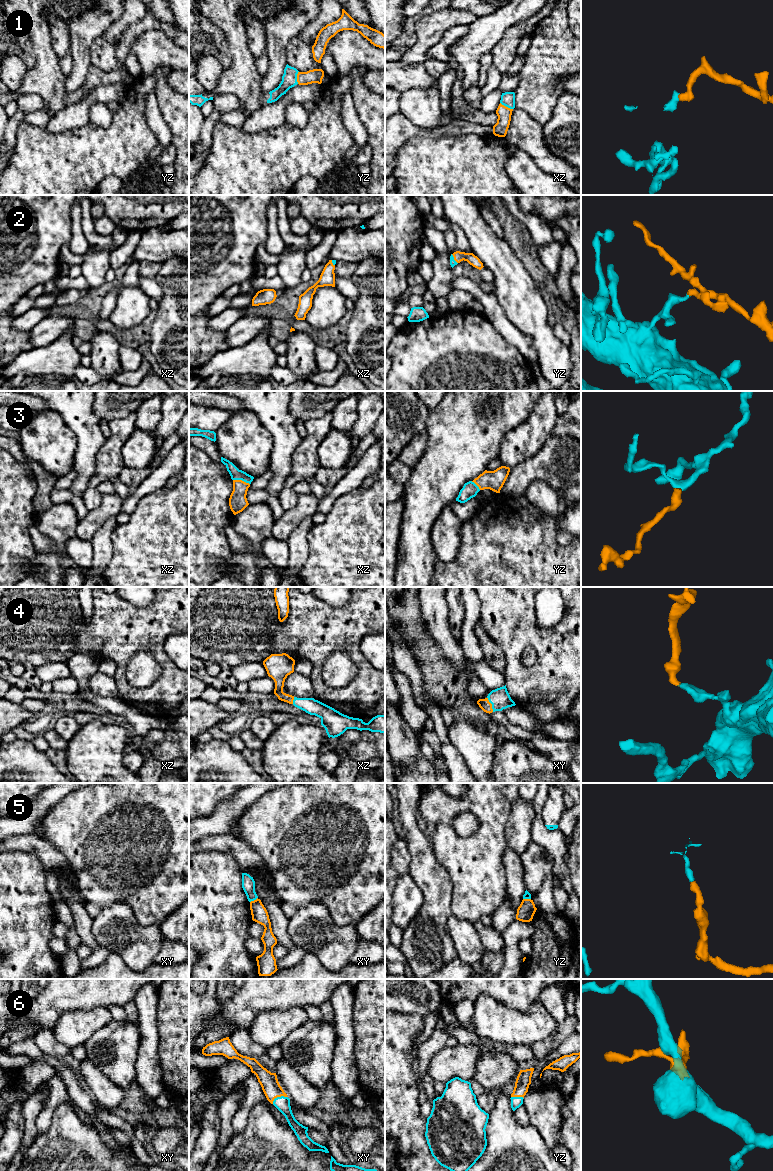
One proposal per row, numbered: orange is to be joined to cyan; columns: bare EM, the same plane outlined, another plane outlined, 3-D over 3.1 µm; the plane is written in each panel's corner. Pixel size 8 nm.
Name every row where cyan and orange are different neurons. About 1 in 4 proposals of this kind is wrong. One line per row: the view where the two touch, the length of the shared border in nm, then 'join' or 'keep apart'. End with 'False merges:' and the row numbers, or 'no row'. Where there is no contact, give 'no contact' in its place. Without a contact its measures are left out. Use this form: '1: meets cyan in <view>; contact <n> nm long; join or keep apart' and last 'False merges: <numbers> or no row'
1: meets cyan in xz; contact 120 nm long; join
2: meets cyan in yz; contact 90 nm long; join
3: meets cyan in xz; contact 140 nm long; join
4: meets cyan in xy; contact 130 nm long; join
5: meets cyan in xy; contact 80 nm long; join
6: meets cyan in xy; contact 140 nm long; join
False merges: no row

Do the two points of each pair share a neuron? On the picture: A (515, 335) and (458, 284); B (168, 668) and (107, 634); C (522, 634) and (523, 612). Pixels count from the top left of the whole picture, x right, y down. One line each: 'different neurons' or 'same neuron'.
A: same neuron
B: same neuron
C: same neuron

